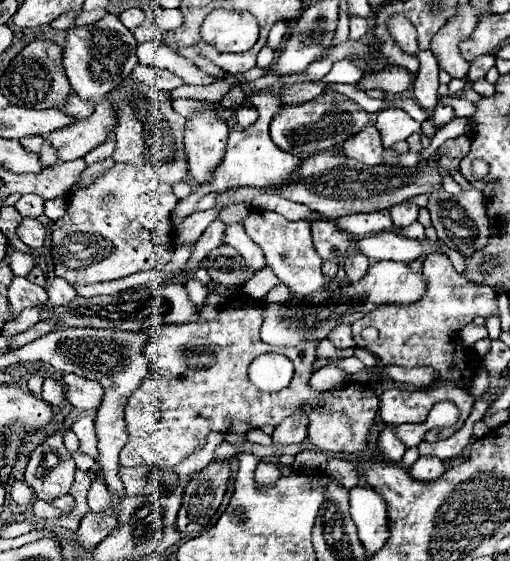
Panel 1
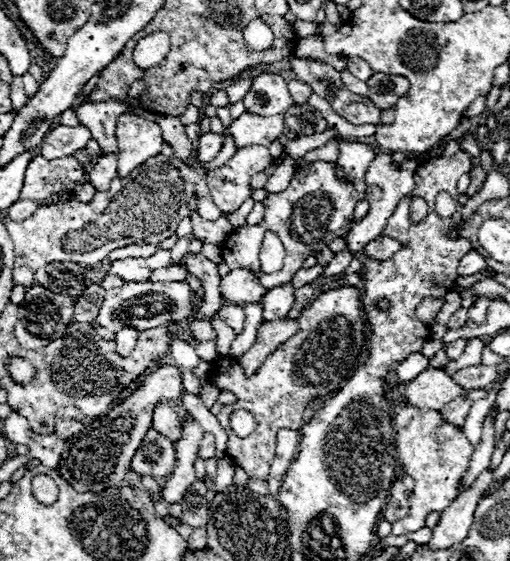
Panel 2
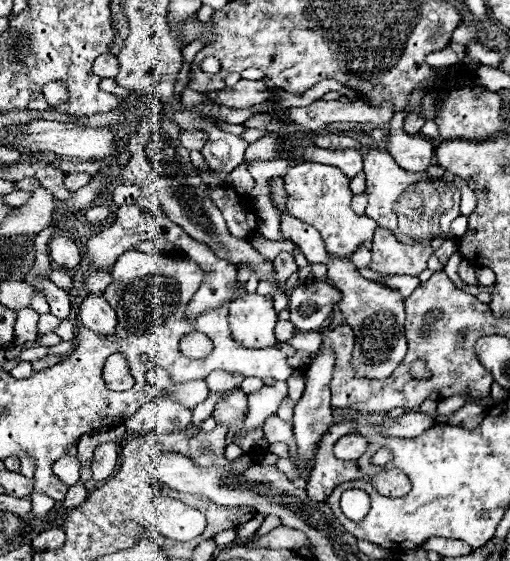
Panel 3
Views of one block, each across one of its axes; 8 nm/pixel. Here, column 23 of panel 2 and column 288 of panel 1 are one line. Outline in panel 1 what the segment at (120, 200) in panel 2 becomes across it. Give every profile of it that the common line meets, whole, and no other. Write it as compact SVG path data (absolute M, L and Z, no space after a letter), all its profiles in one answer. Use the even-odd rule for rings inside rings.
M252 210L252 214L242 222L246 234L264 250L266 264L276 272L276 276L290 286L296 294L314 294L326 288L326 276L322 274L322 258L314 250L310 236L310 222L290 222L284 216L270 210Z

